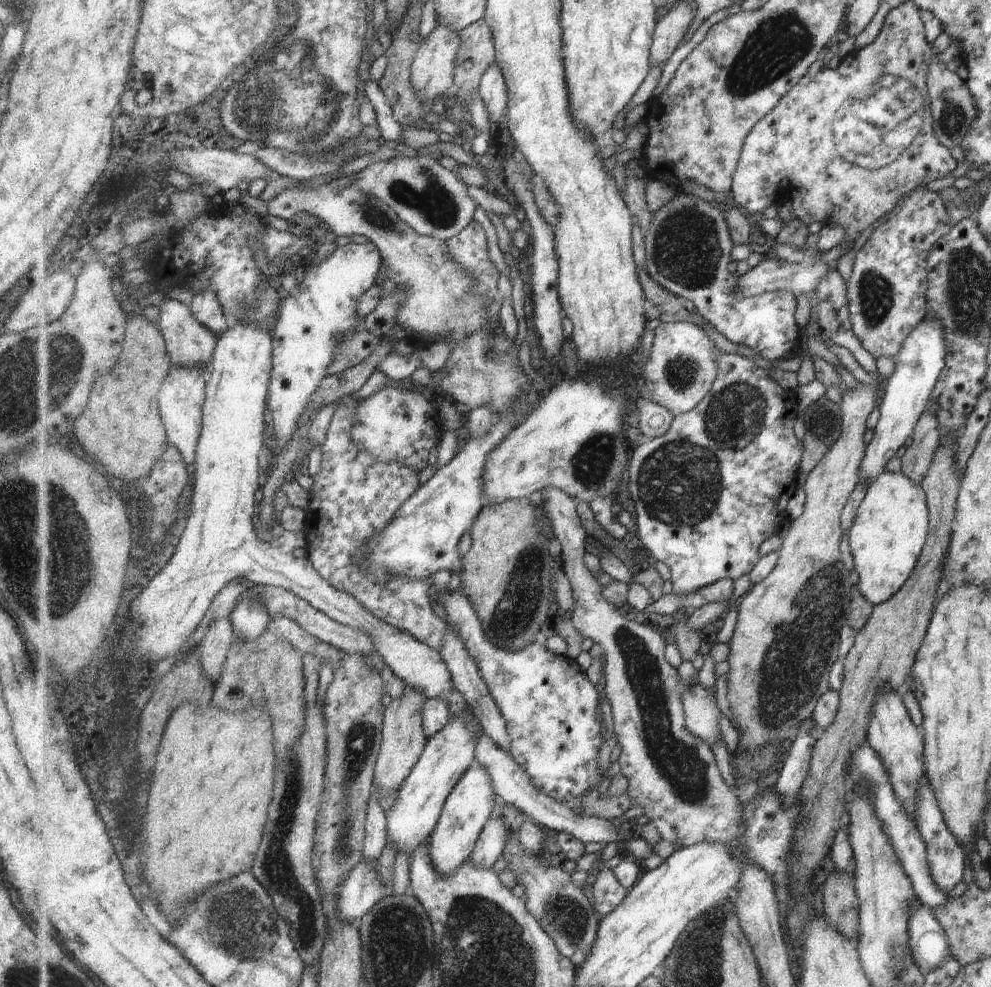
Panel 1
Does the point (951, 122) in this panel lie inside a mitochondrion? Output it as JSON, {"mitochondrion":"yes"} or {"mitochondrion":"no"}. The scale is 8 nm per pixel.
{"mitochondrion":"yes"}

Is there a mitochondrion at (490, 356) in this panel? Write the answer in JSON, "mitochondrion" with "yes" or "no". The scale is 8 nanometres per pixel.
{"mitochondrion":"yes"}

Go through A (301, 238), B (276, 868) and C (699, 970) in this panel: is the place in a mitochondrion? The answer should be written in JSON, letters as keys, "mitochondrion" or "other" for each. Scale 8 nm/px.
{"A":"other","B":"mitochondrion","C":"mitochondrion"}

